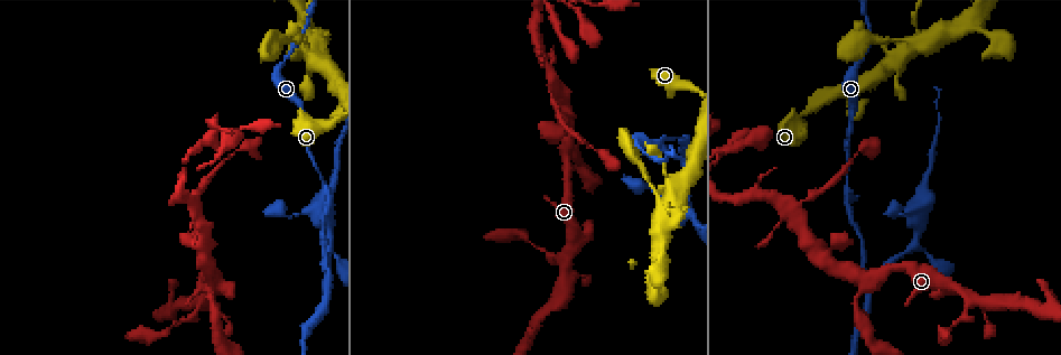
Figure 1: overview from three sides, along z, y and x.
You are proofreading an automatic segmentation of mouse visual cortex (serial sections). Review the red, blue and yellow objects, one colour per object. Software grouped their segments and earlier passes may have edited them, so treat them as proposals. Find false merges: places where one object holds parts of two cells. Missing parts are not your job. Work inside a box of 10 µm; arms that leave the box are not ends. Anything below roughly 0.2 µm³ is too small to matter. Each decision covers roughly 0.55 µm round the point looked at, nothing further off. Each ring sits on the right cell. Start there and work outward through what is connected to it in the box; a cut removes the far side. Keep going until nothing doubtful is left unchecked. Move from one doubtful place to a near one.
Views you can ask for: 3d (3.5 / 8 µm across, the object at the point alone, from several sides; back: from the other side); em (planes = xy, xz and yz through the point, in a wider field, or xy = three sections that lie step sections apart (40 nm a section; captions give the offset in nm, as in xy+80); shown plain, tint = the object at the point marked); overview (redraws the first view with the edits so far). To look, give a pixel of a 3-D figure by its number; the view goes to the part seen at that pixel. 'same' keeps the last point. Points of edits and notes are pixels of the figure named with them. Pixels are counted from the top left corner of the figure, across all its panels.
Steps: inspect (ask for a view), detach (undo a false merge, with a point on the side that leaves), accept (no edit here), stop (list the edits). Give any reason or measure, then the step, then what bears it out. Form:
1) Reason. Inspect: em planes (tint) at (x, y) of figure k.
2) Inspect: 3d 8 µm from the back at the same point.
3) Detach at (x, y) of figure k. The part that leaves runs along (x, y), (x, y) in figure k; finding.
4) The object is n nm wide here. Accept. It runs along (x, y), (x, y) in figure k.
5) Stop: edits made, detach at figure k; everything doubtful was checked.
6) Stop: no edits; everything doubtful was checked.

Abrupt turn. Inspect: 3d 3.5 µm at (682, 162) of figure 1.

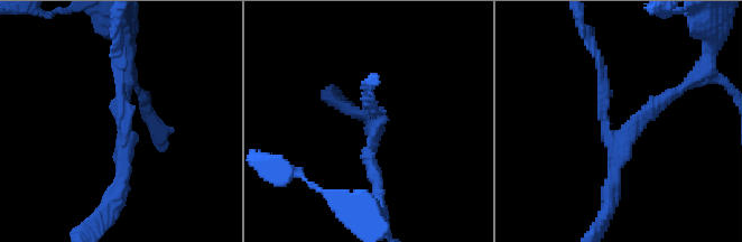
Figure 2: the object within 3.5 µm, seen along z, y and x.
3 arms meet here; the arms are 150, 200, 200 nm wide. Inspect: em xy step 2 (tint) at (374, 123) of figure 2.

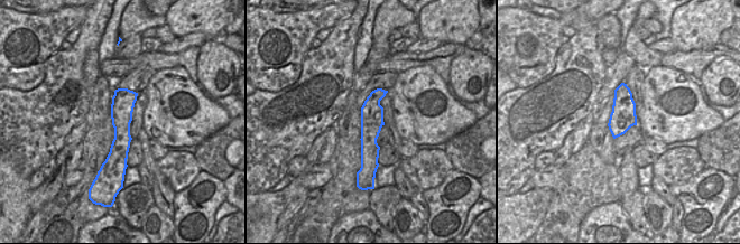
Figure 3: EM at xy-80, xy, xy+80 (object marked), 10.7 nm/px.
Inspect: em xy step 5 (tint) at the same point.

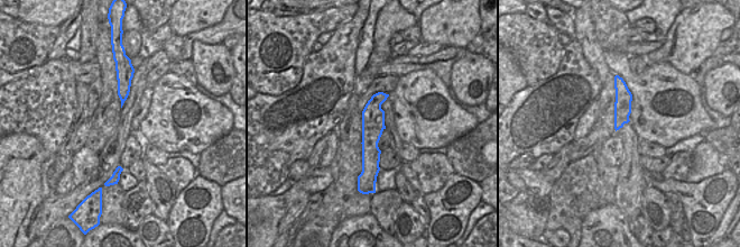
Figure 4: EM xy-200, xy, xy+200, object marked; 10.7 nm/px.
Accept. It runs along (380, 94), (366, 171) in figure 4; all the same cell.

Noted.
Two arms in line, one across. Inspect: 3d 3.5 µm from the back at (916, 232) of figure 1.

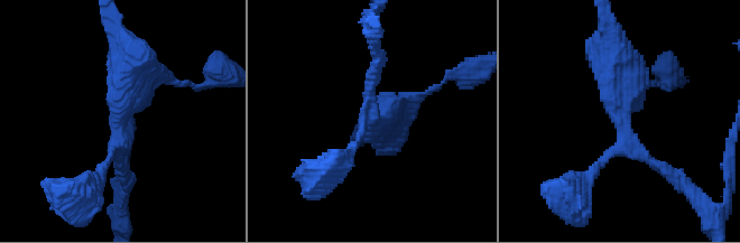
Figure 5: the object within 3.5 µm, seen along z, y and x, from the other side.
3 arms meet here; the arms are 150, 150, 500 nm wide; now the EM. Inspect: em xy step 2 (plain) at (371, 120) of figure 5.

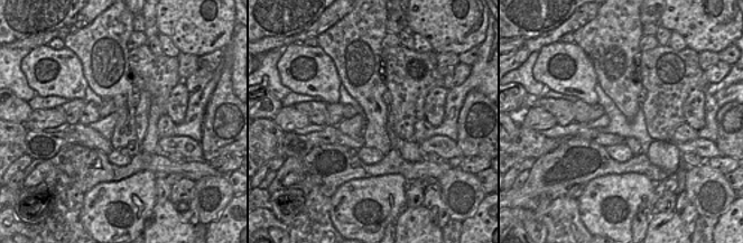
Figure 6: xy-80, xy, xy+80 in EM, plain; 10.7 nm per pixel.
Inspect: em xy step 2 (tint) at the same point.

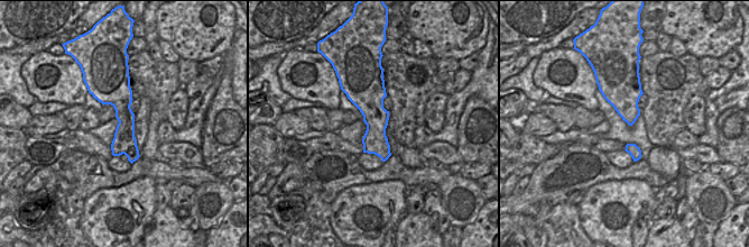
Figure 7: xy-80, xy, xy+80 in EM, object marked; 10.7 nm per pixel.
Accept. It runs along (119, 78), (126, 144), (132, 158) in figure 7; all the same cell.

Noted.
A narrow waist. Inspect: 3d 3.5 µm from the back at (567, 160) of figure 1.

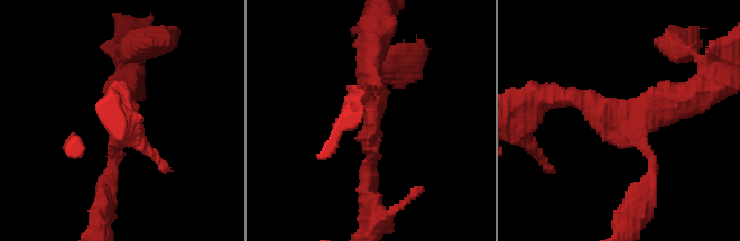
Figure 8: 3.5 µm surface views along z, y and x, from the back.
3 arms meet here; the arms are 150, 250, 400 nm wide. Inspect: em xy step 3 (tint) at (371, 121) of figure 8.

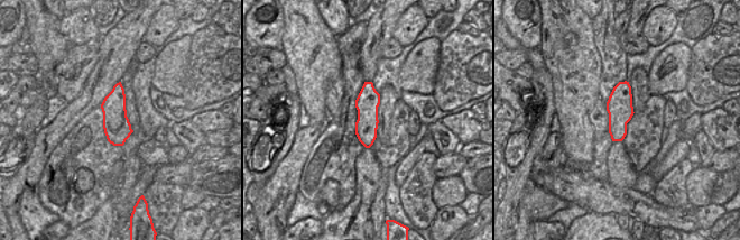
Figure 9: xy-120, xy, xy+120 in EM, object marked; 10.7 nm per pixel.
Inspect: em xy step 2 (tint) at the same point.

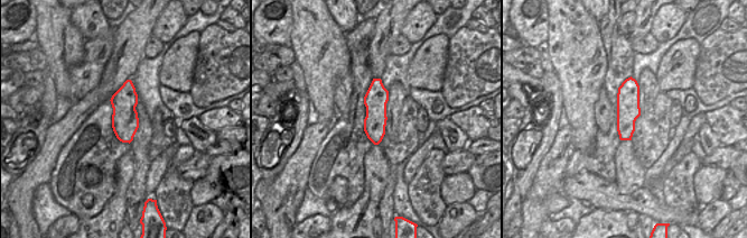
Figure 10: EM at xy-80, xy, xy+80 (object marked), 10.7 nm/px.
Accept. It runs along (375, 81), (376, 140) in figure 10; all the same cell.

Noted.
Stop: no edits; everything doubtful was checked.

